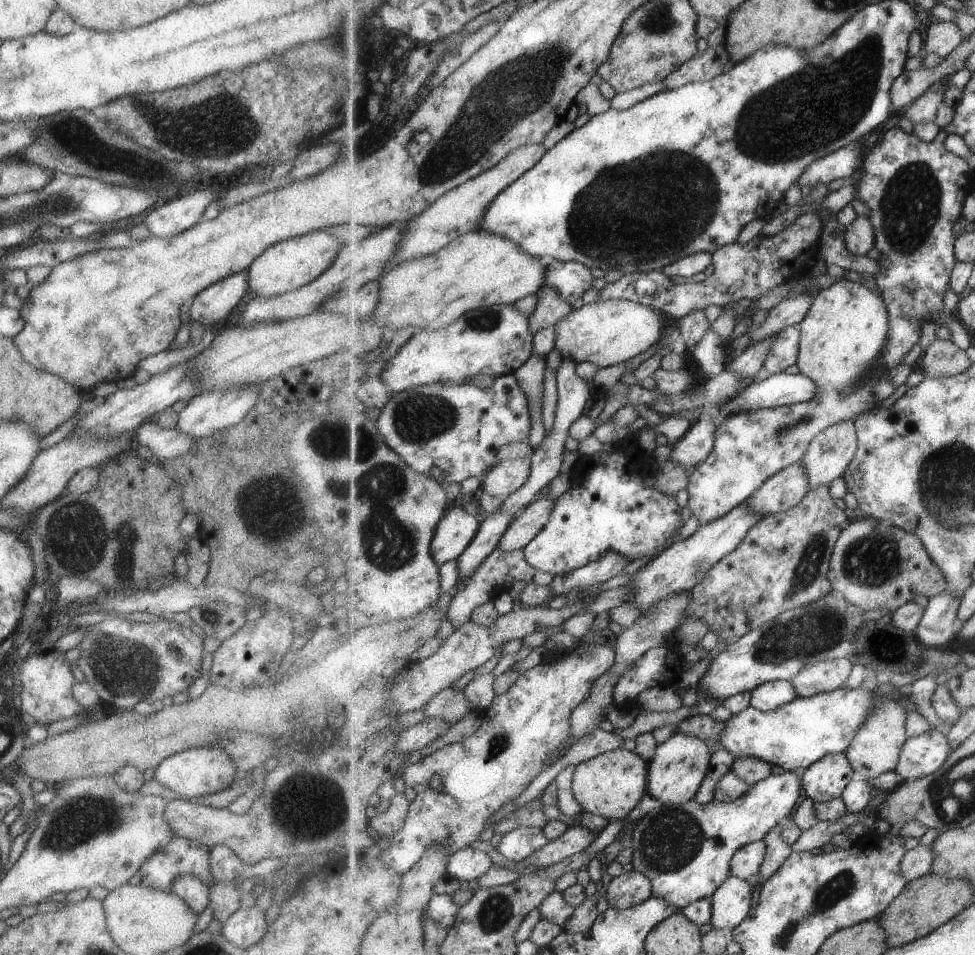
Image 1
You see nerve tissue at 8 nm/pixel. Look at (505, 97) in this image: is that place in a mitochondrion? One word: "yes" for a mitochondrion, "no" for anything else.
yes

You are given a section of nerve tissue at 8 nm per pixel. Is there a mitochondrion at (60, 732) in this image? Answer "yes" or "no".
no

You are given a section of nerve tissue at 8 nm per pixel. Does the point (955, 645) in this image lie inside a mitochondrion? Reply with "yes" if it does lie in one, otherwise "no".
no

